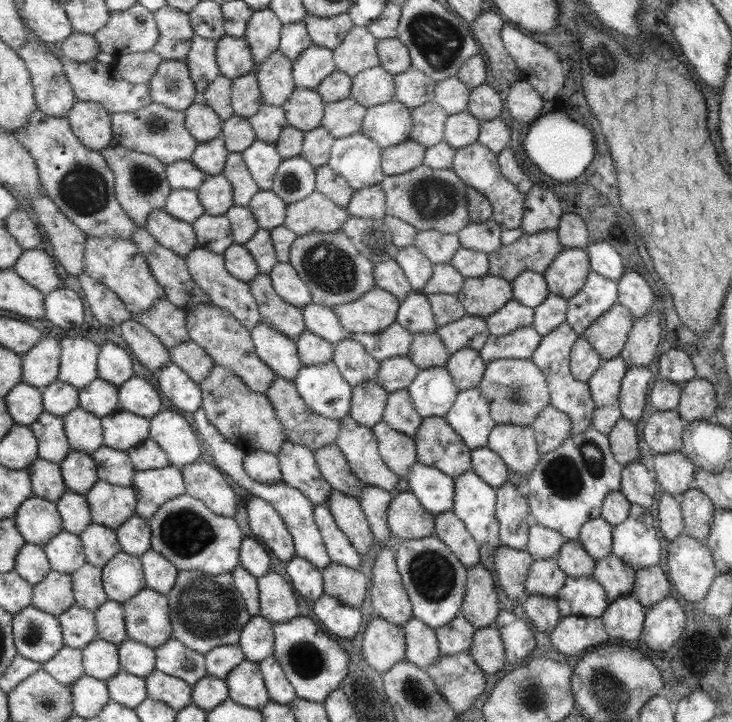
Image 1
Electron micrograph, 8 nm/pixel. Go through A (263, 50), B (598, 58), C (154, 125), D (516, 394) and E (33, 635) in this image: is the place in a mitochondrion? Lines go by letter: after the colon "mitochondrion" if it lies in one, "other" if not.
A: other
B: mitochondrion
C: mitochondrion
D: mitochondrion
E: mitochondrion

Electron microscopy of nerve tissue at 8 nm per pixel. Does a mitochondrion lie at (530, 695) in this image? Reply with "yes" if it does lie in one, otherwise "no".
yes

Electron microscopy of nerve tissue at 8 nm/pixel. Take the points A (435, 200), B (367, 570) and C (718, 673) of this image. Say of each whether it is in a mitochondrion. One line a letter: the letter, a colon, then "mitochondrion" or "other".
A: mitochondrion
B: other
C: other

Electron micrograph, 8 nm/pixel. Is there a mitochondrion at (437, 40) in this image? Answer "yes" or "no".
yes

